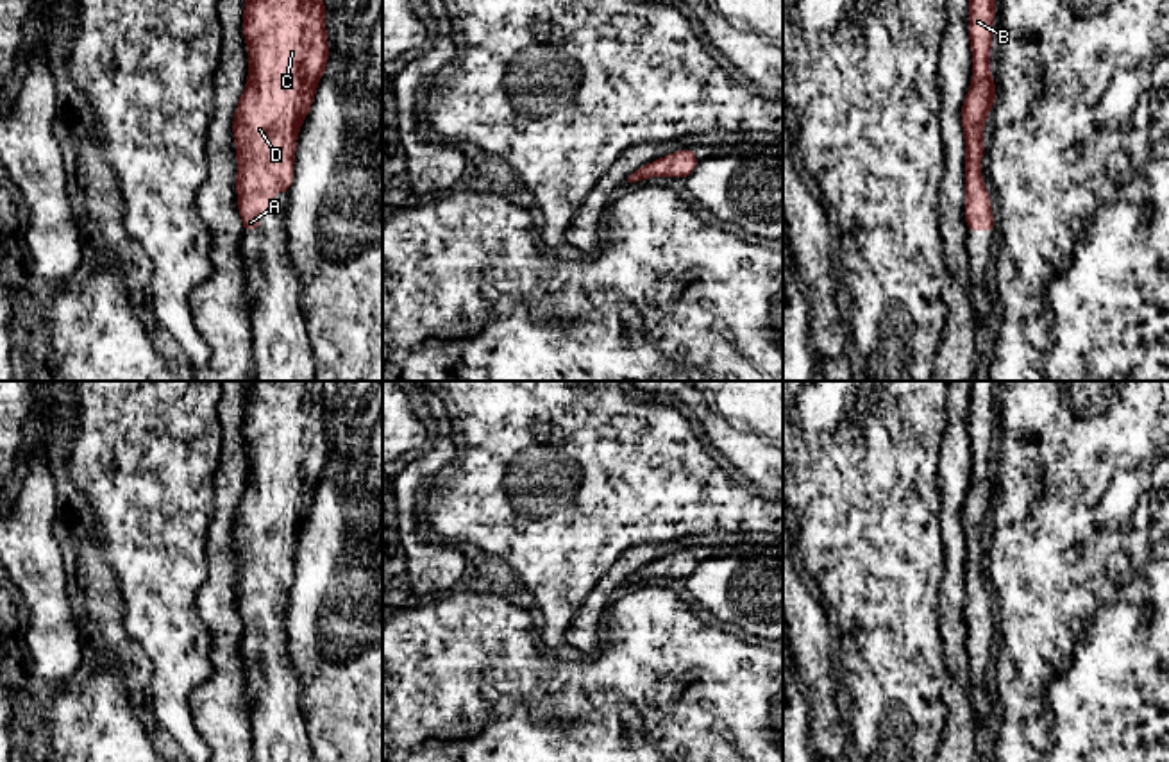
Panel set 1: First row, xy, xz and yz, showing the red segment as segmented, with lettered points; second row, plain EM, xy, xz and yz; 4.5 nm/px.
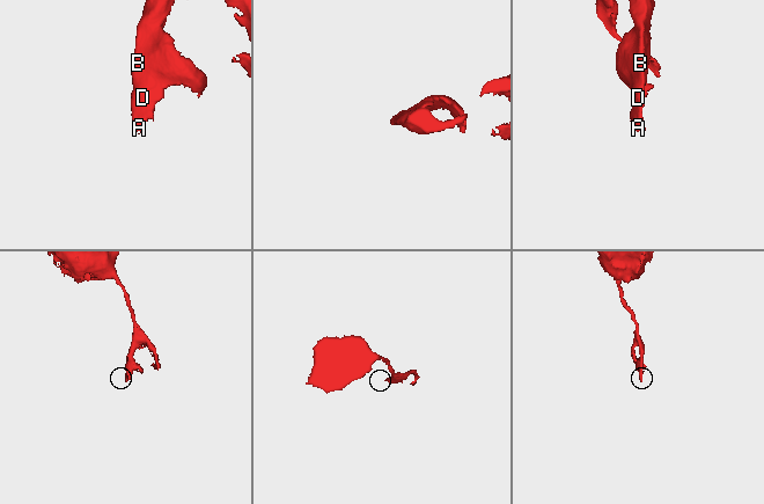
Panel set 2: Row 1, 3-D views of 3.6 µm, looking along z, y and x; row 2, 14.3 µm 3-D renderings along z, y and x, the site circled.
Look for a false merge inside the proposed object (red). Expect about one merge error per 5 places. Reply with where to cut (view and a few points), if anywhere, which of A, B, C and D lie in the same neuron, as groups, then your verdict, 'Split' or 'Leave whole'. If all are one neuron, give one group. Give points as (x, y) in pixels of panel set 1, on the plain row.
No split. Groups: A B C D. Leave whole

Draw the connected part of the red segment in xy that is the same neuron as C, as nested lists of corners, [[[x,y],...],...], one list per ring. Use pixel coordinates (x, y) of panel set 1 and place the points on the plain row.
[[[252,381],[245,395],[243,436],[248,449],[248,481],[232,522],[238,558],[238,608],[243,633],[261,626],[272,594],[290,594],[300,526],[327,467],[324,381]]]

